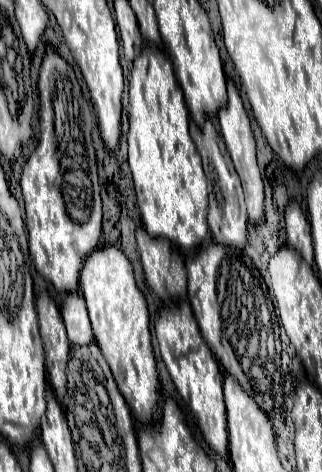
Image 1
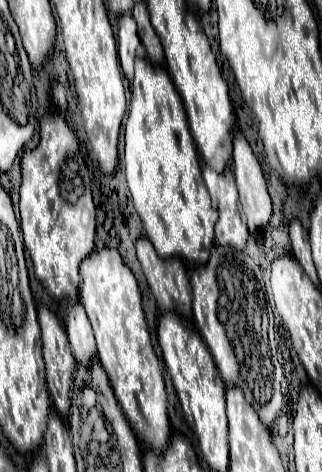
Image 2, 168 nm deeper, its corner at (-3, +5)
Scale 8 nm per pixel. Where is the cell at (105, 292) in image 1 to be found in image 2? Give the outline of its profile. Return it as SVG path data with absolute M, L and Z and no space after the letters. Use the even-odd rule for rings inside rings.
M95 249L81 263L81 303L93 325L97 339L97 357L107 371L115 397L133 427L139 441L151 445L155 451L165 449L169 439L169 415L165 381L159 359L151 345L147 331L141 291L131 269L123 263L117 249Z

